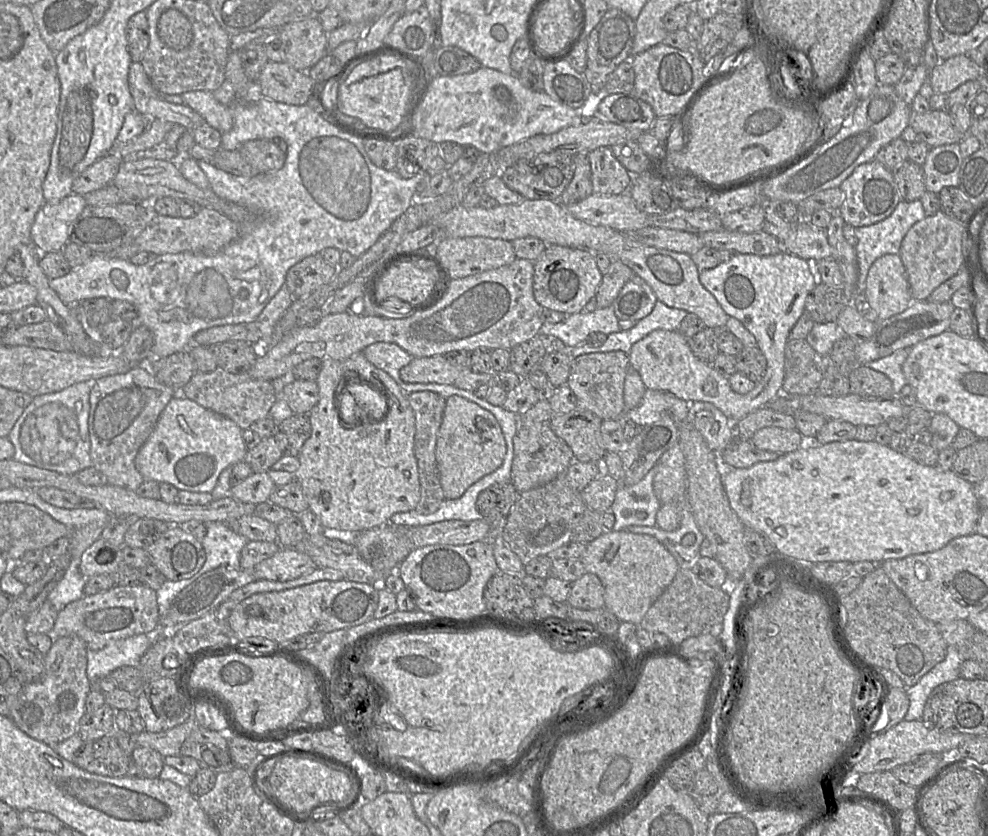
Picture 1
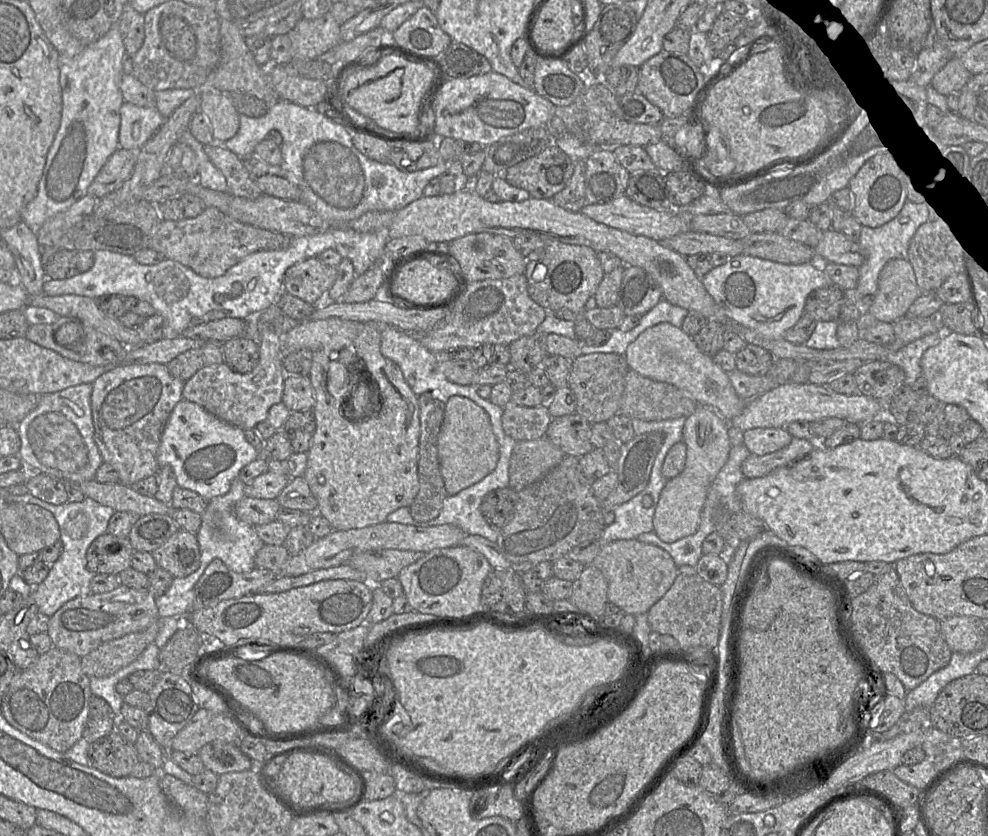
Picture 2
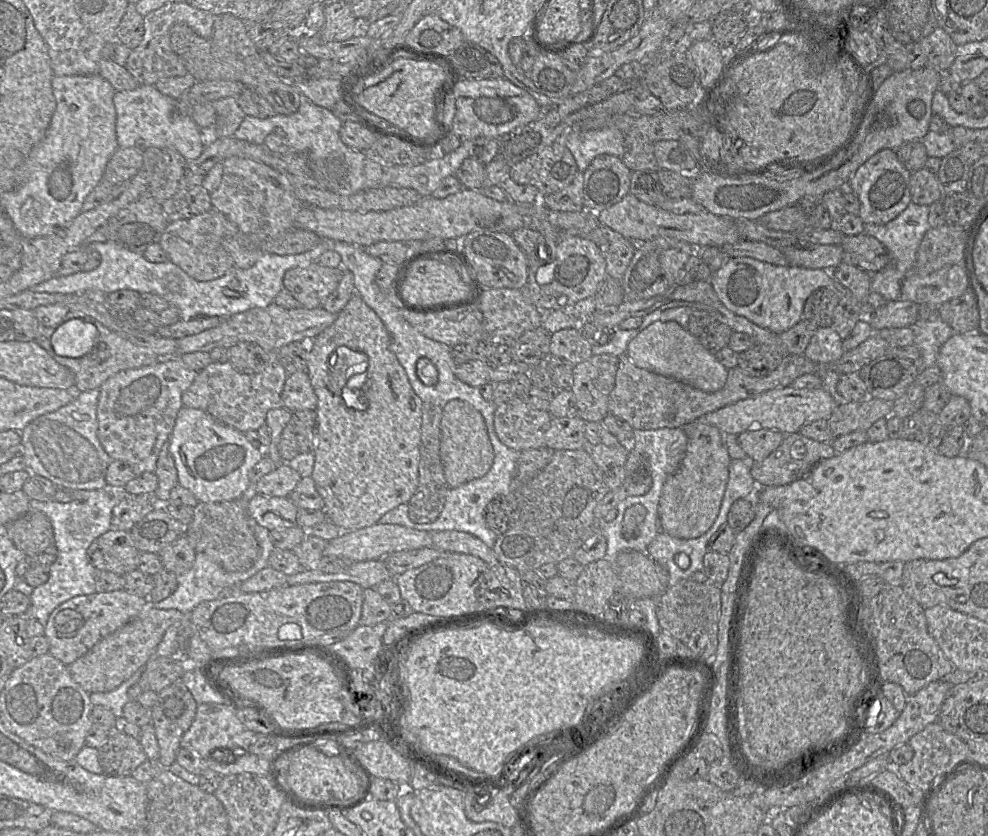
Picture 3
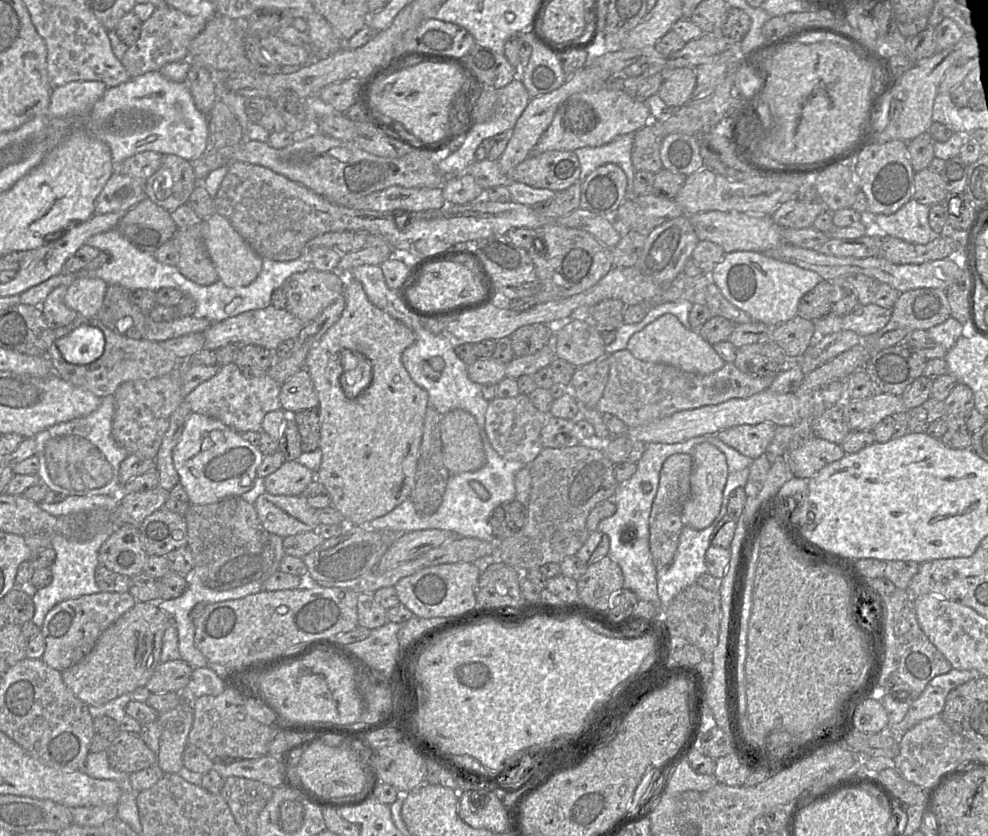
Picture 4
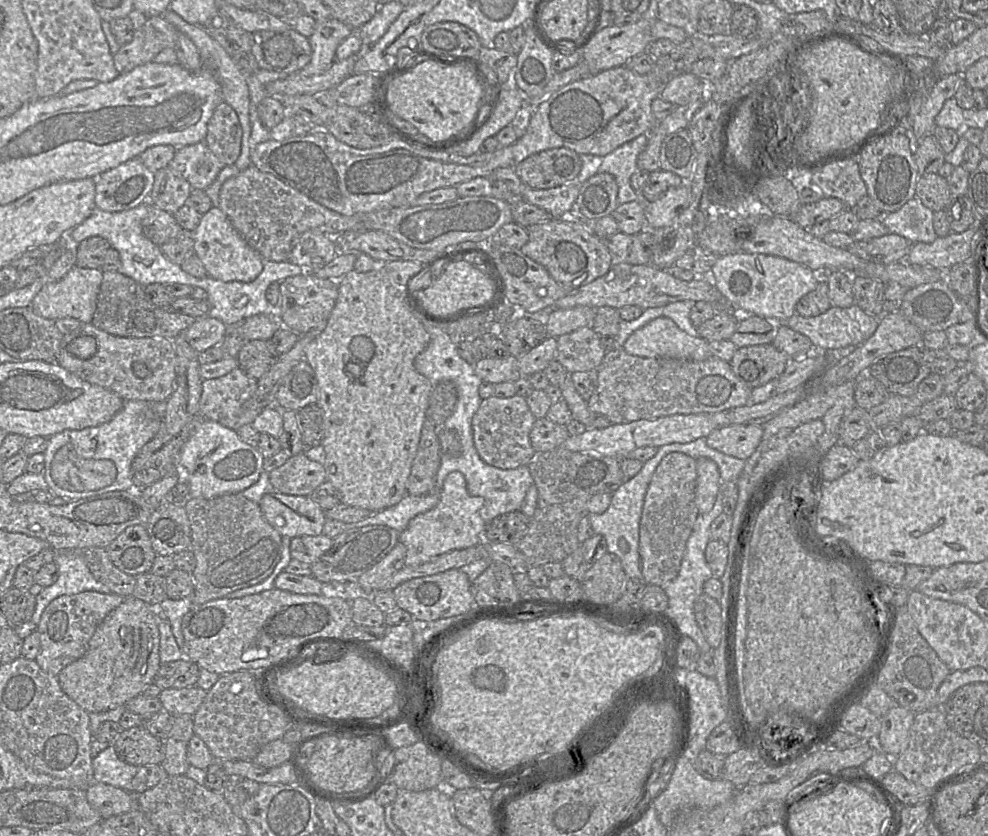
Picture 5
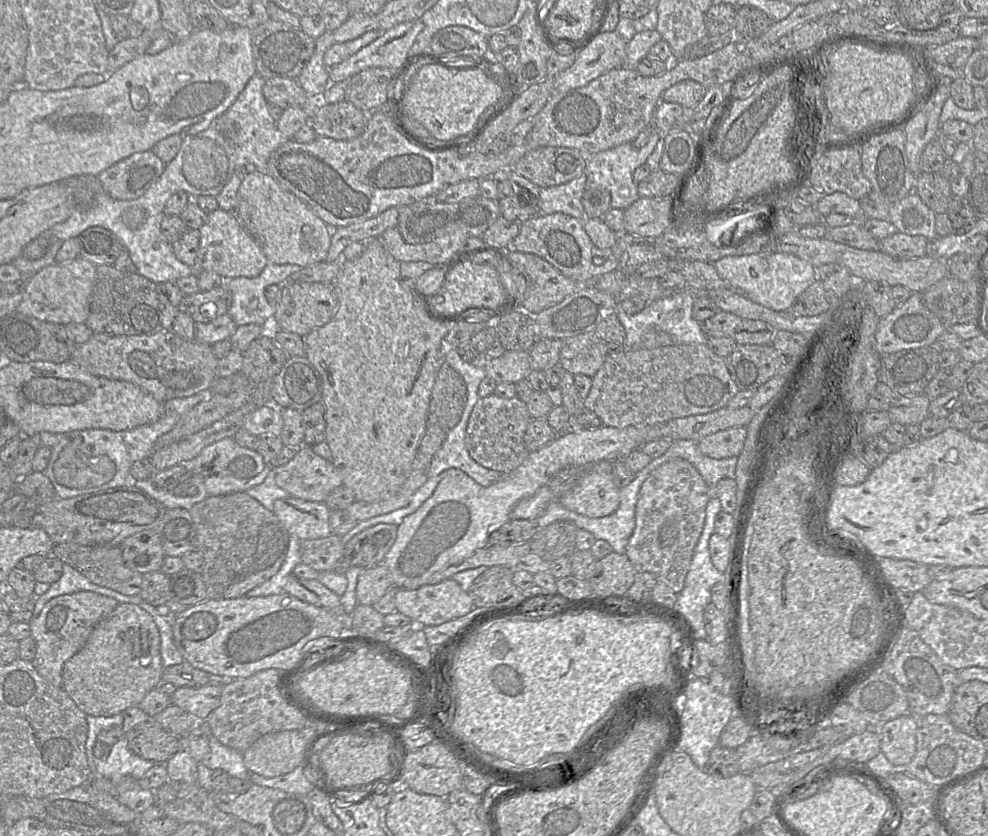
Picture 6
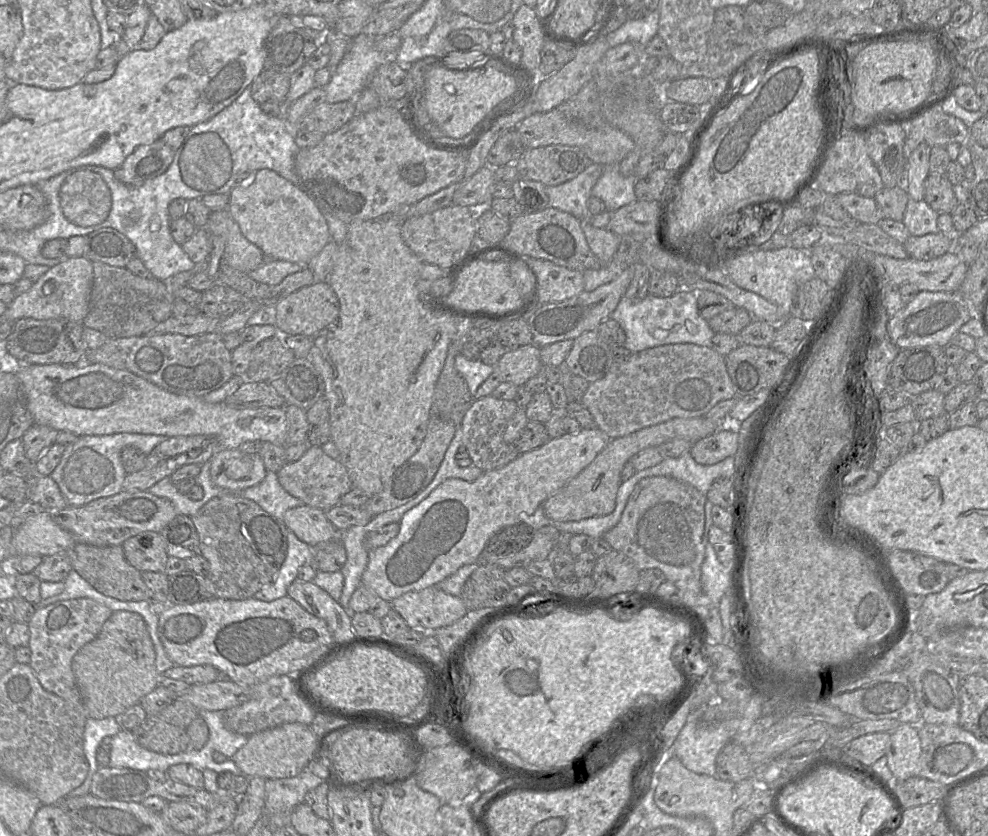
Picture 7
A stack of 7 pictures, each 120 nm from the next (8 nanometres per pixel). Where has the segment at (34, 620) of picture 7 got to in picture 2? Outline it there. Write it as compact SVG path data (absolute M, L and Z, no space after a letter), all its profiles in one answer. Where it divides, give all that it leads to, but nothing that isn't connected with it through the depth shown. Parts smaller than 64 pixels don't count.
M120 584L116 589L66 602L49 619L47 634L52 647L84 657L105 642L139 632L158 621L155 597L148 590L137 590Z

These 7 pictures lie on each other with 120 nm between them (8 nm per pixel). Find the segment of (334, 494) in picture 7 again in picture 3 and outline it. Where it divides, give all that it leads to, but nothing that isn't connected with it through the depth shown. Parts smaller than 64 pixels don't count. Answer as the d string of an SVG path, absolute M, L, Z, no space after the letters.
M286 464L277 465L255 484L257 493L264 496L288 497L301 480L300 474Z

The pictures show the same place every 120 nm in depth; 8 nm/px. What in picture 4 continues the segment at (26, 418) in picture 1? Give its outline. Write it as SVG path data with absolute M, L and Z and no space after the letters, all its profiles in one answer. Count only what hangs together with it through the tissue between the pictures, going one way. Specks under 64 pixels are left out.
M113 395L101 398L101 403L90 414L55 424L35 437L36 456L39 459L38 477L51 491L65 496L120 495L121 462L129 453L112 436L115 413Z

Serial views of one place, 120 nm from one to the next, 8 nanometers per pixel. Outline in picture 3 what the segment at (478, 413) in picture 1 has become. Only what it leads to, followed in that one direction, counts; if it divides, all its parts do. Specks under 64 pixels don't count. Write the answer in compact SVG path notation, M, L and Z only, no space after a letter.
M450 400L442 408L440 421L440 459L450 488L481 478L490 470L494 452L482 415L462 400Z

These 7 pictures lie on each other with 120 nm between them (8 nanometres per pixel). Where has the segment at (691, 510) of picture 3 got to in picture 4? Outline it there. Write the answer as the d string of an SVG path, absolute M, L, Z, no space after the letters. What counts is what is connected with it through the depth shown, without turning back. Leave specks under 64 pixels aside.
M710 443L697 445L691 456L693 468L690 476L690 494L682 510L682 520L684 526L702 530L715 520L720 511L723 490L729 471L725 455Z

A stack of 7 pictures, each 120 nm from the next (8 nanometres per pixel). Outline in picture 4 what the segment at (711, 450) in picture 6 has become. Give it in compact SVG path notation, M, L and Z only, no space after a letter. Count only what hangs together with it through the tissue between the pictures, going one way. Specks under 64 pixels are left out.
M770 423L740 425L718 432L717 438L752 460L760 457L768 448L775 434Z

